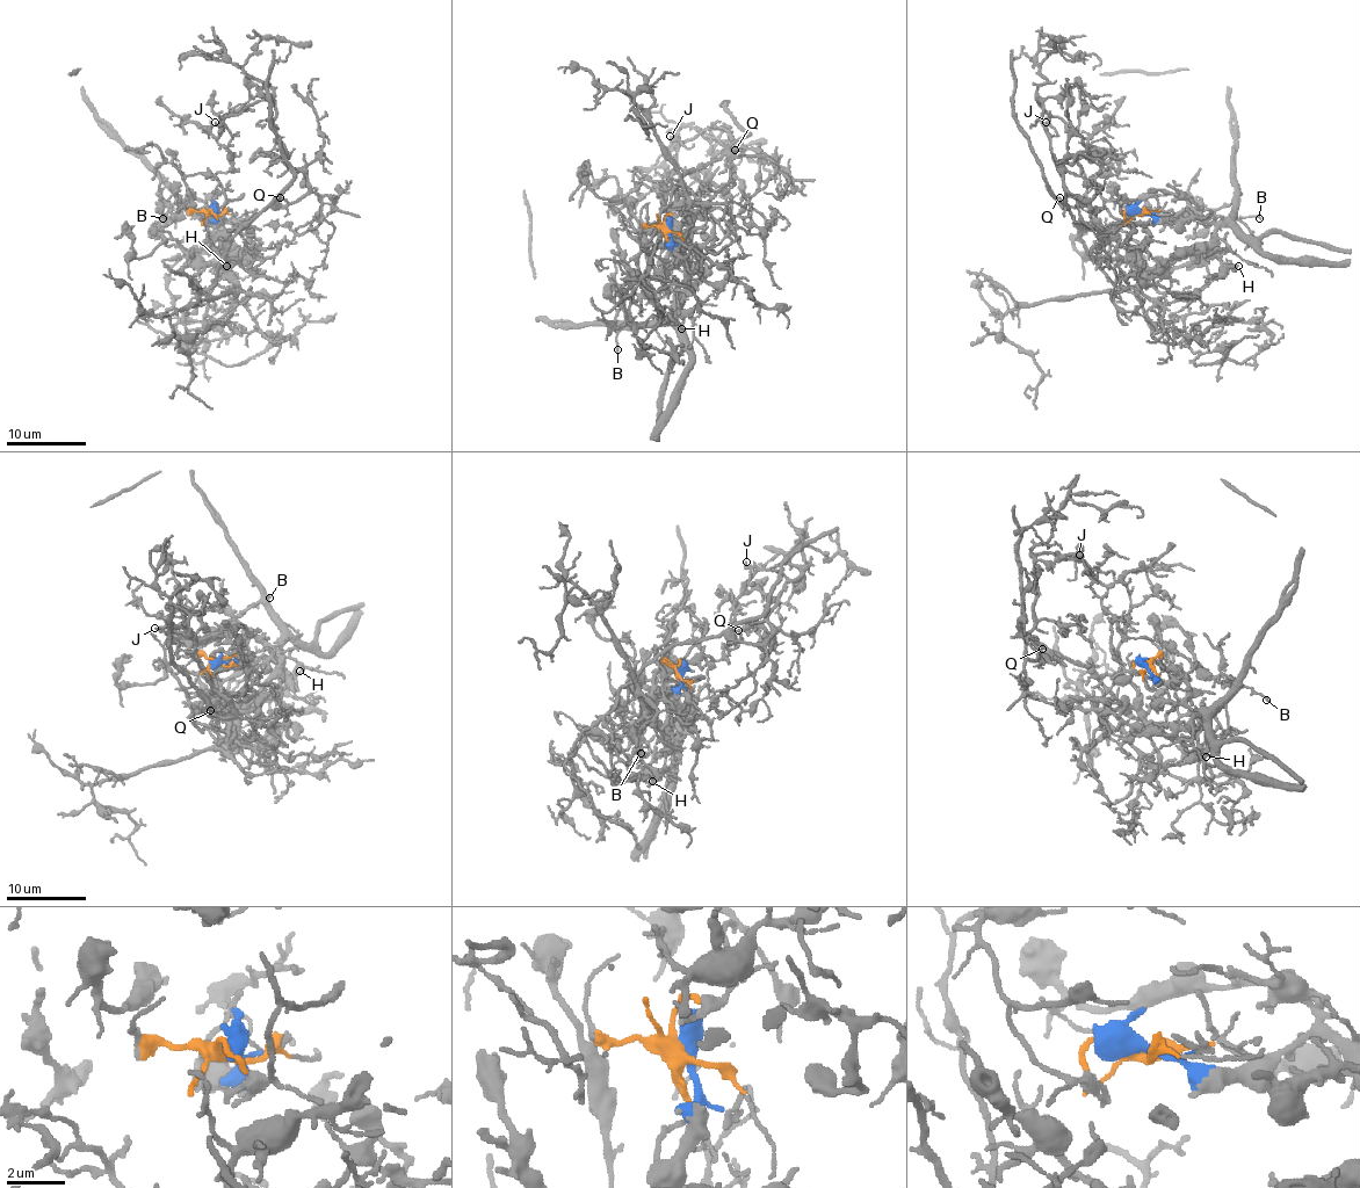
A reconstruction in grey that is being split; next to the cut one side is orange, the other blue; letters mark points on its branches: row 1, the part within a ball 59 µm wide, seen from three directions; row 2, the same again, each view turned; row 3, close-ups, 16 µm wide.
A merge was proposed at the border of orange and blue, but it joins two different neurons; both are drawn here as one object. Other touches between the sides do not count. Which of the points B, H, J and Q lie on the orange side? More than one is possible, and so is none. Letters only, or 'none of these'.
J, Q

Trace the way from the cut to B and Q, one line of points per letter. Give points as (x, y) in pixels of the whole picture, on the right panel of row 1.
B: (1137, 212), (1177, 216), (1193, 209), (1205, 221), (1219, 223), (1232, 212), (1232, 204), (1214, 212), (1260, 218)
Q: (1137, 212), (1127, 210), (1118, 221), (1104, 204), (1100, 173), (1087, 181), (1098, 240), (1093, 256), (1060, 196)

